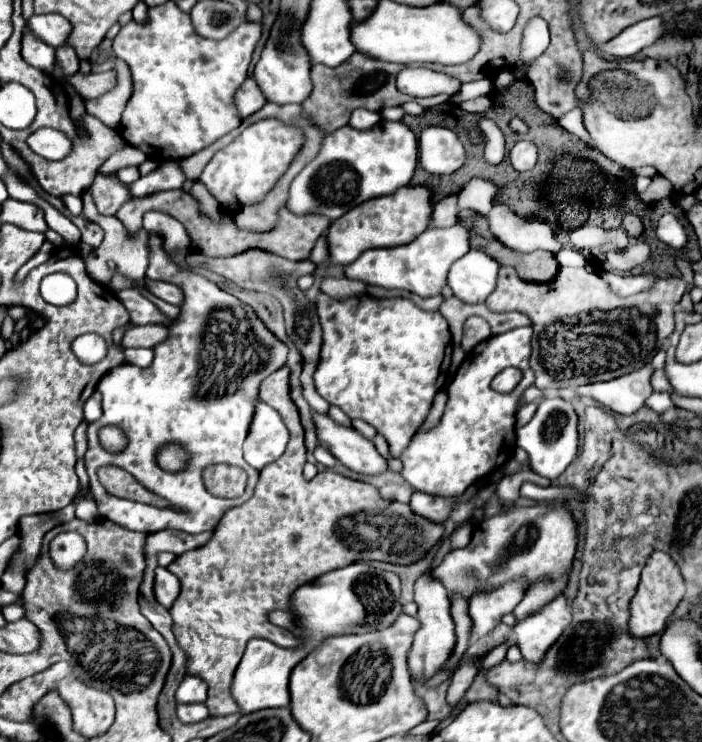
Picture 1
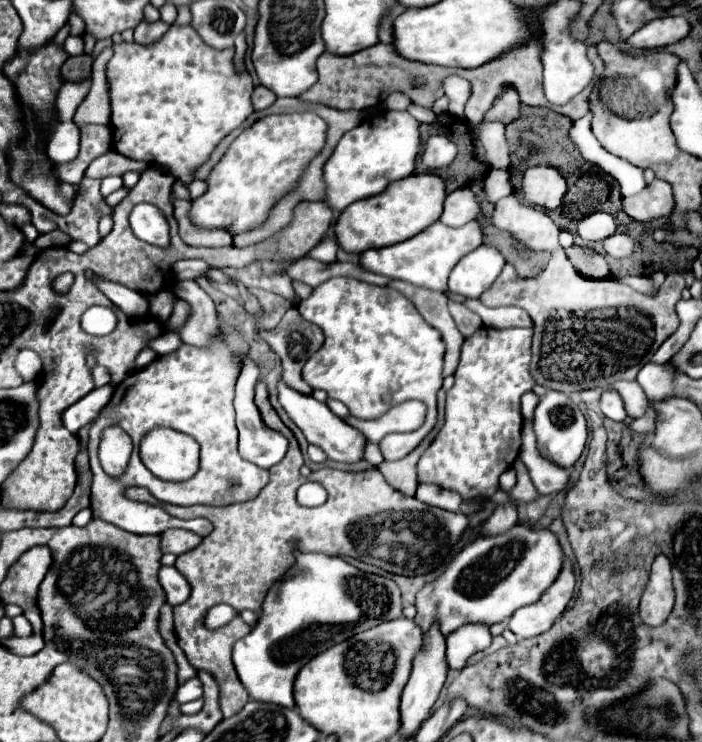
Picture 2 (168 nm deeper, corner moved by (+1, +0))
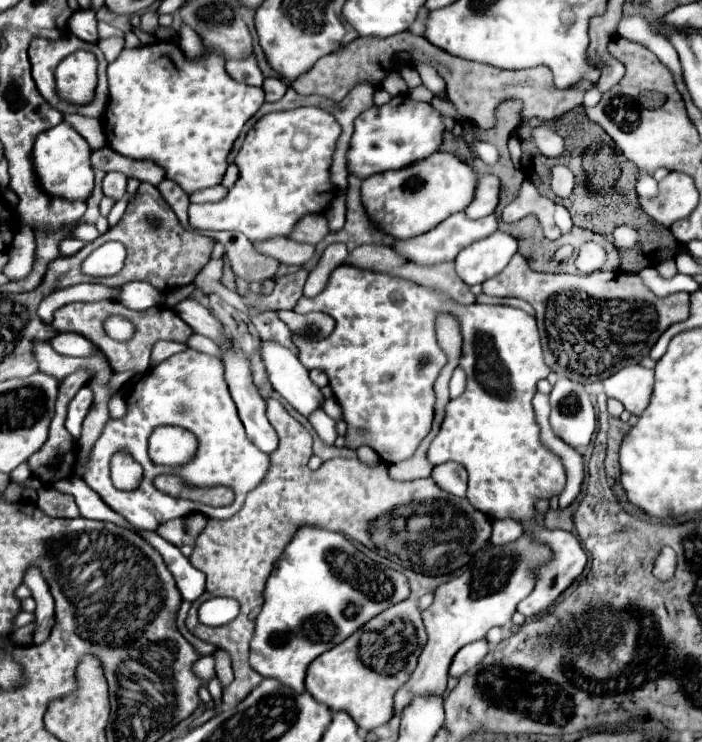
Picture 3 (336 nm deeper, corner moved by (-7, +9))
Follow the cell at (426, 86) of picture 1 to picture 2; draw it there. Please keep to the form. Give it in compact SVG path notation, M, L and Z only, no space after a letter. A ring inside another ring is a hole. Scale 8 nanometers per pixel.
M450 76L444 80L446 96L450 96L450 114L456 118L464 118L462 110L470 96L470 82L460 76Z

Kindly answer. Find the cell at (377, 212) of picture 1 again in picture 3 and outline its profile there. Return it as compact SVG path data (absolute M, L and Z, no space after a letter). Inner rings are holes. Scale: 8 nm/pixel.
M432 153L400 171L386 171L362 183L362 207L366 217L382 233L394 239L410 239L426 233L452 213L464 211L472 201L476 173L452 153Z

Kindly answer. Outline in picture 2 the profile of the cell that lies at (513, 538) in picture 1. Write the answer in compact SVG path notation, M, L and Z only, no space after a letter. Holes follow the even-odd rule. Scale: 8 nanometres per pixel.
M516 524L502 536L478 536L444 566L444 572L434 582L418 592L414 622L424 634L432 624L438 624L444 636L464 624L492 626L504 622L518 608L534 604L558 578L562 564L564 552L550 530L532 530Z

